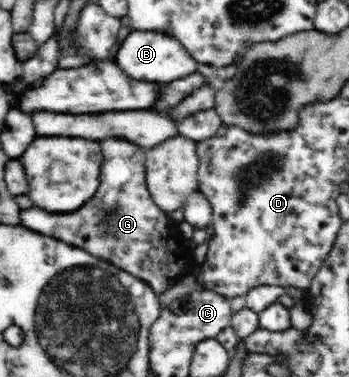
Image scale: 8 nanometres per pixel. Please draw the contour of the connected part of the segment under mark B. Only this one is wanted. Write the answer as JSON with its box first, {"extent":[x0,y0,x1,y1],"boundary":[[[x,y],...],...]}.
{"extent":[112,30,197,86],"boundary":[[[132,30],[115,49],[112,59],[133,80],[162,82],[163,86],[190,76],[195,72],[197,64],[177,39],[156,31]]]}

